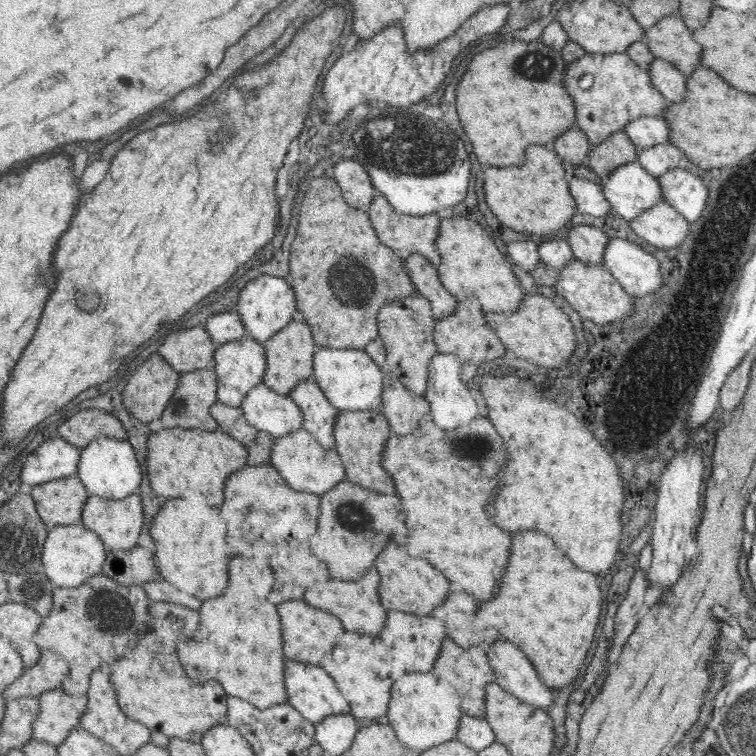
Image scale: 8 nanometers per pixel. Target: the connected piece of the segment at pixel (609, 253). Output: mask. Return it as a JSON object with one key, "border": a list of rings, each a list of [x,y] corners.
{"border":[[[608,240],[603,246],[603,266],[633,297],[654,294],[662,286],[660,262],[640,246],[626,240]]]}

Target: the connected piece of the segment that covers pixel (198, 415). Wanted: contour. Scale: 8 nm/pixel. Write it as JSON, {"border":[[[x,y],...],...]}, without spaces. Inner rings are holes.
{"border":[[[215,369],[194,370],[178,374],[178,384],[167,405],[166,411],[162,414],[161,421],[164,429],[203,429],[204,431],[216,431],[219,425],[211,416],[211,407],[217,401],[215,386]]]}

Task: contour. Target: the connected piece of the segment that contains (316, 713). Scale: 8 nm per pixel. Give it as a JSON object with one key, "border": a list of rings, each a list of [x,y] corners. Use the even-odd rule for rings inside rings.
{"border":[[[286,660],[283,662],[283,686],[286,687],[287,702],[290,703],[290,706],[294,707],[304,719],[313,725],[318,724],[323,717],[330,716],[331,713],[350,713],[346,699],[335,686],[334,680],[320,665]]]}

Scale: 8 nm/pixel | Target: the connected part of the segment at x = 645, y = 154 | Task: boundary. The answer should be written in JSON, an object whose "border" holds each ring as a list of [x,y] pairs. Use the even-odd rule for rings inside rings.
{"border":[[[671,142],[638,149],[635,158],[648,173],[656,178],[670,169],[683,167],[687,163],[686,155]]]}

